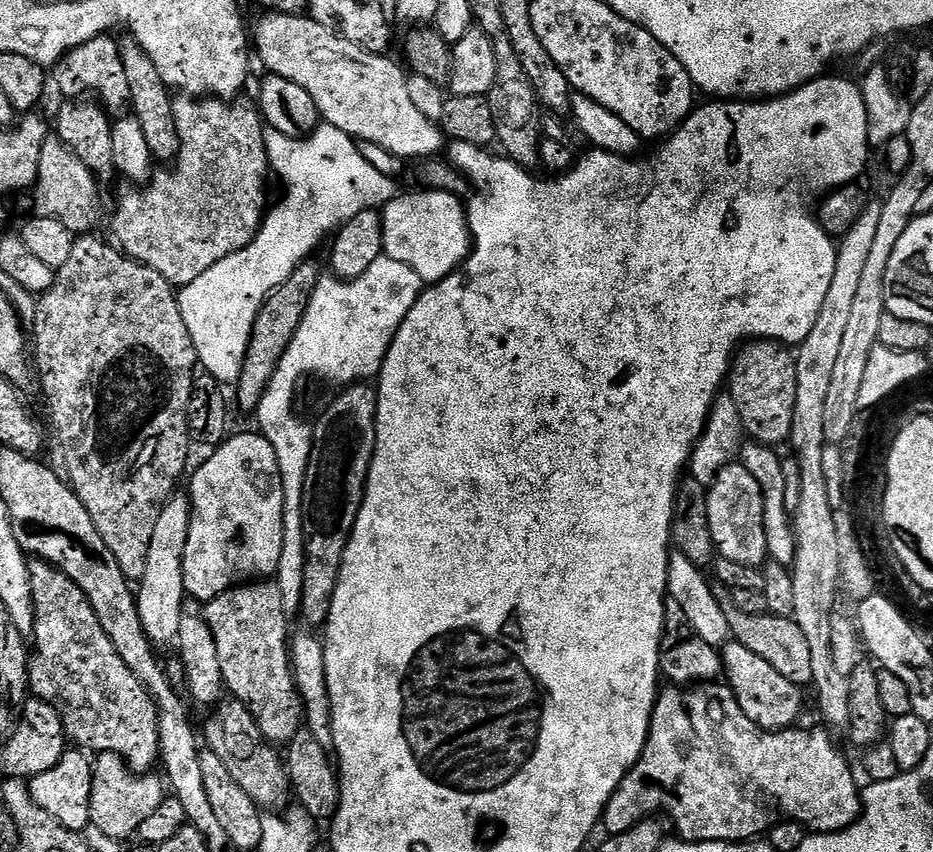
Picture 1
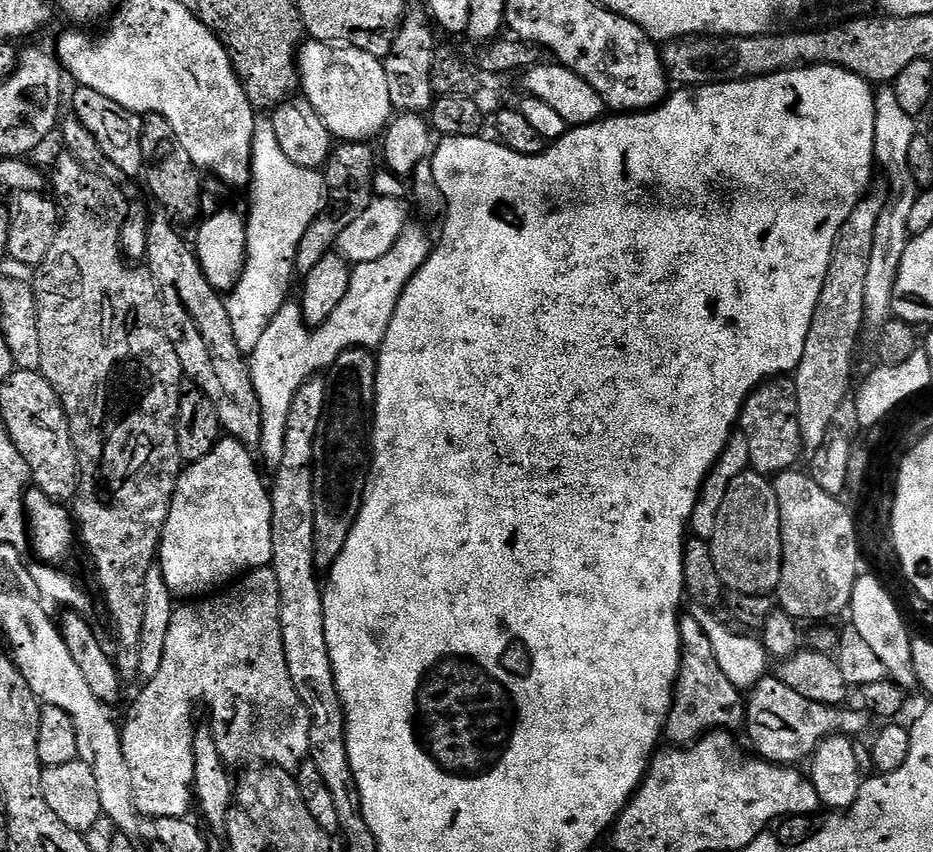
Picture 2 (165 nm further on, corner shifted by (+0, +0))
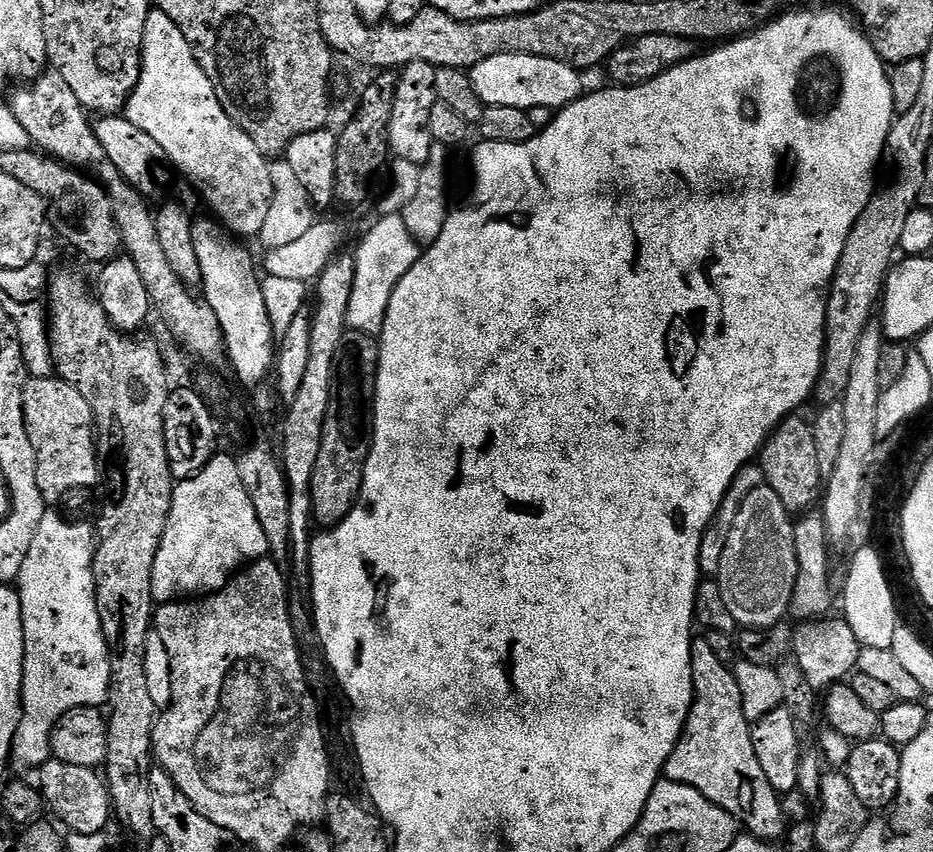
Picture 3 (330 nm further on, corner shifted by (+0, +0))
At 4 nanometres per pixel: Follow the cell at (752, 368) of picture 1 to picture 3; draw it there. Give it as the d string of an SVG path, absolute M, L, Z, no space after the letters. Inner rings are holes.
M793 414L788 419L783 420L771 436L760 449L758 463L760 469L764 471L764 483L767 487L774 490L774 494L778 494L778 498L782 498L782 502L787 506L789 513L804 514L809 510L817 507L818 501L822 496L822 489L826 484L826 477L822 474L822 469L818 467L818 453L814 446L814 434L812 433L812 425L806 419L803 420L803 415Z

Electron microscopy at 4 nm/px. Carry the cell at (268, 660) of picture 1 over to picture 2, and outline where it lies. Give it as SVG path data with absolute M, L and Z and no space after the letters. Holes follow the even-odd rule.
M271 566L256 568L239 584L240 588L232 586L219 594L181 603L184 605L173 611L170 631L166 633L166 650L162 650L162 666L158 666L158 674L145 683L148 685L137 694L128 717L122 720L122 754L130 768L132 797L141 817L152 816L153 821L187 817L188 811L193 810L196 732L192 728L192 711L196 708L196 700L204 700L207 696L212 696L217 714L232 724L234 759L244 760L249 756L256 760L252 762L289 770L299 768L309 759L312 723L298 690L294 690L294 682L290 682L290 666L286 666L276 575Z

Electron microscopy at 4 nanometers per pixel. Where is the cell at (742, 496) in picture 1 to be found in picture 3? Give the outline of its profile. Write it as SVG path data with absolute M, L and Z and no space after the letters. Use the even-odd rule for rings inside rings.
M765 486L750 490L746 502L742 502L742 510L738 510L738 518L734 518L734 526L730 526L730 538L726 538L726 550L722 552L722 566L718 577L722 599L726 601L730 614L734 614L734 622L744 630L772 628L776 624L785 623L792 611L797 578L798 550L793 517L782 498L778 498L772 488Z

